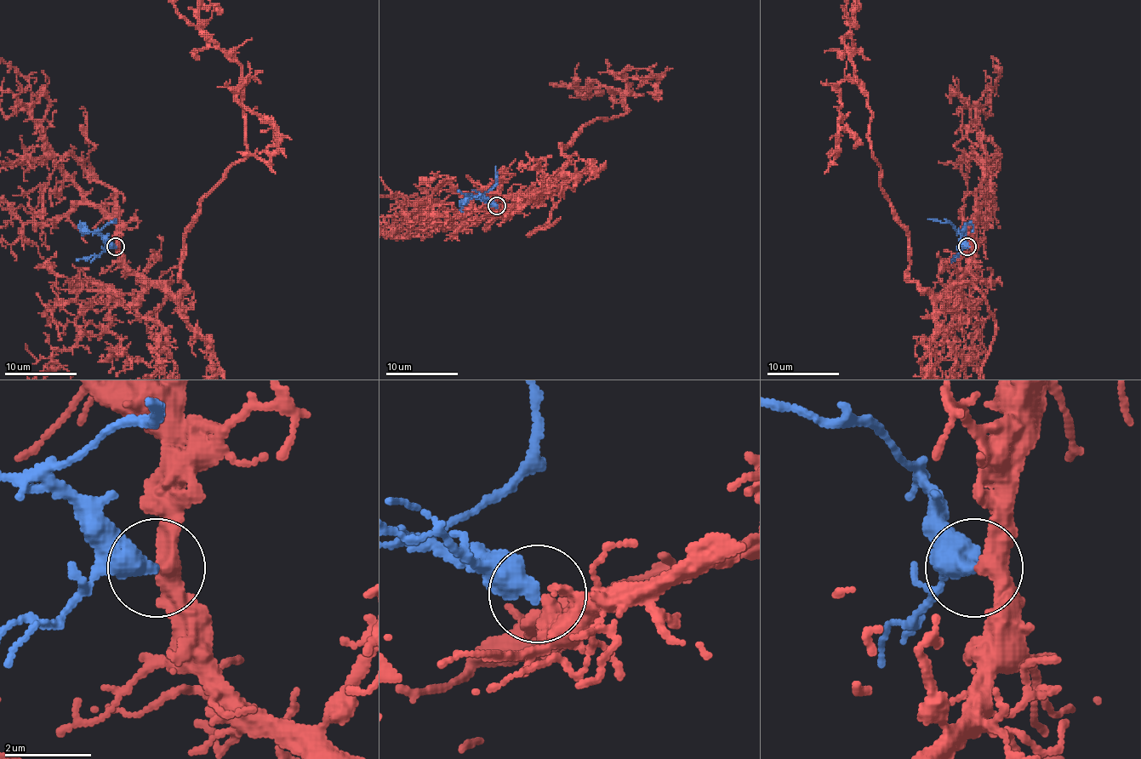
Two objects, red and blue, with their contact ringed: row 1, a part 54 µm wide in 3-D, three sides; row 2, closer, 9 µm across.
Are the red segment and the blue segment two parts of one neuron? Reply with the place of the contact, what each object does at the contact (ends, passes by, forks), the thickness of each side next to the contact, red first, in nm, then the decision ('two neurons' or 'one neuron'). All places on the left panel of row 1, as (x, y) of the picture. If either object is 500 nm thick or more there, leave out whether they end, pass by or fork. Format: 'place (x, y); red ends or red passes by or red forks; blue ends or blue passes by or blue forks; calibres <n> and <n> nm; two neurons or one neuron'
place (116, 247); calibres 360 and 500 nm; one neuron

